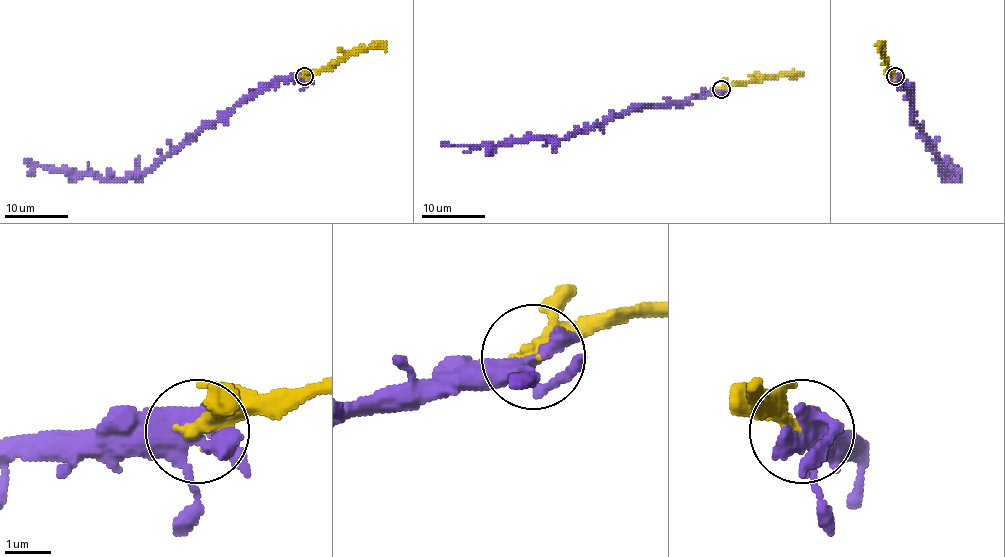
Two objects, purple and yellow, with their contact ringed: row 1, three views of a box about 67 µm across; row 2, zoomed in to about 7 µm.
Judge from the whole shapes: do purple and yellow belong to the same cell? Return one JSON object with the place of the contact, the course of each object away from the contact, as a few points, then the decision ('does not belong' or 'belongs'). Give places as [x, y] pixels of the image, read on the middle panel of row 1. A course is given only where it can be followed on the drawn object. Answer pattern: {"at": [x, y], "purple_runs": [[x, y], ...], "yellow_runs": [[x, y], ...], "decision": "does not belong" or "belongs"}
{"at": [721, 89], "purple_runs": [[721, 89], [672, 103], [640, 105], [585, 130], [574, 130], [564, 138], [479, 146], [441, 144]], "yellow_runs": [[721, 89], [738, 83], [800, 75], [803, 71]], "decision": "belongs"}

